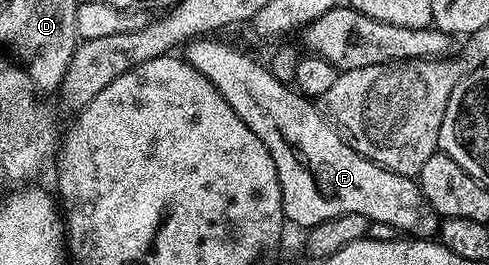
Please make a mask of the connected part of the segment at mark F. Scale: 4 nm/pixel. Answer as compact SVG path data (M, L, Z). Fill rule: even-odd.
M197 38L189 40L182 48L182 59L198 70L198 74L202 74L206 79L214 85L215 88L222 94L222 98L226 98L226 102L230 106L230 110L234 110L234 114L238 114L238 118L242 118L242 122L246 122L246 126L250 126L250 130L254 130L254 134L258 134L258 138L262 142L262 146L266 146L266 150L270 150L270 158L274 158L274 170L278 170L278 182L282 190L282 210L284 211L284 219L289 225L297 224L301 230L313 228L316 224L326 222L335 216L342 214L362 214L372 224L385 224L392 228L393 233L403 234L408 238L432 238L439 233L441 217L436 215L428 200L420 192L420 185L413 177L403 176L397 172L391 172L375 164L373 160L367 160L365 156L360 156L350 145L340 137L339 132L324 119L324 113L309 97L301 96L296 91L295 87L278 82L278 78L274 78L274 74L263 63L259 64L252 56L247 56L240 48L235 48L232 44L227 44L224 40L216 40L220 38Z

